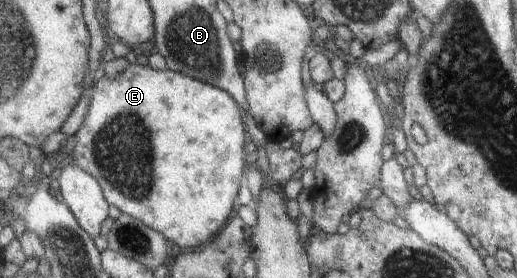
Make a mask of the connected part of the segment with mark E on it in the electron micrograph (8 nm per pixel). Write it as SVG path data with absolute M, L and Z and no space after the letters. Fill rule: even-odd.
M130 64L119 77L109 79L106 74L97 82L91 96L89 110L85 120L76 132L77 143L74 146L75 160L73 164L89 171L103 188L104 197L117 206L122 213L127 213L143 221L153 230L159 231L169 243L175 243L183 248L195 248L195 244L207 242L215 230L223 226L233 210L233 202L239 190L239 180L243 176L243 144L245 142L245 126L239 105L224 91L217 87L191 78L167 68L162 71L155 70L150 65Z

